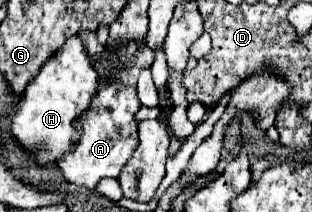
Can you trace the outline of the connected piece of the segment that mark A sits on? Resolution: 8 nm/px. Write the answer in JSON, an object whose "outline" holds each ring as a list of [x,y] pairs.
{"outline":[[[133,42],[103,46],[101,56],[95,60],[95,70],[99,74],[99,90],[91,102],[91,108],[75,122],[75,126],[81,126],[81,138],[73,144],[73,150],[63,154],[57,162],[65,180],[93,190],[103,176],[119,178],[121,168],[137,148],[135,114],[141,108],[141,102],[137,100],[135,84],[141,70],[149,68],[153,60],[155,50],[151,50],[147,42],[141,42],[141,46],[133,46]]]}

